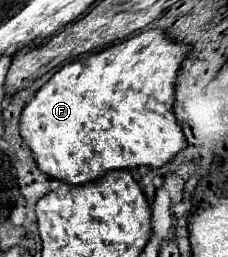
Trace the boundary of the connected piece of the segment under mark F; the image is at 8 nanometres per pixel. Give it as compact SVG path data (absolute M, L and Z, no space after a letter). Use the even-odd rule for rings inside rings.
M149 30L129 40L117 42L97 54L65 64L23 108L19 122L21 138L33 152L39 170L49 178L57 178L67 184L79 186L101 178L109 170L133 170L139 166L161 168L169 160L173 160L181 150L187 148L181 126L177 124L171 110L175 96L175 80L181 70L181 62L187 54L187 44L171 42L167 34L163 34L163 30ZM149 98L161 102L167 108L165 114L149 110Z

